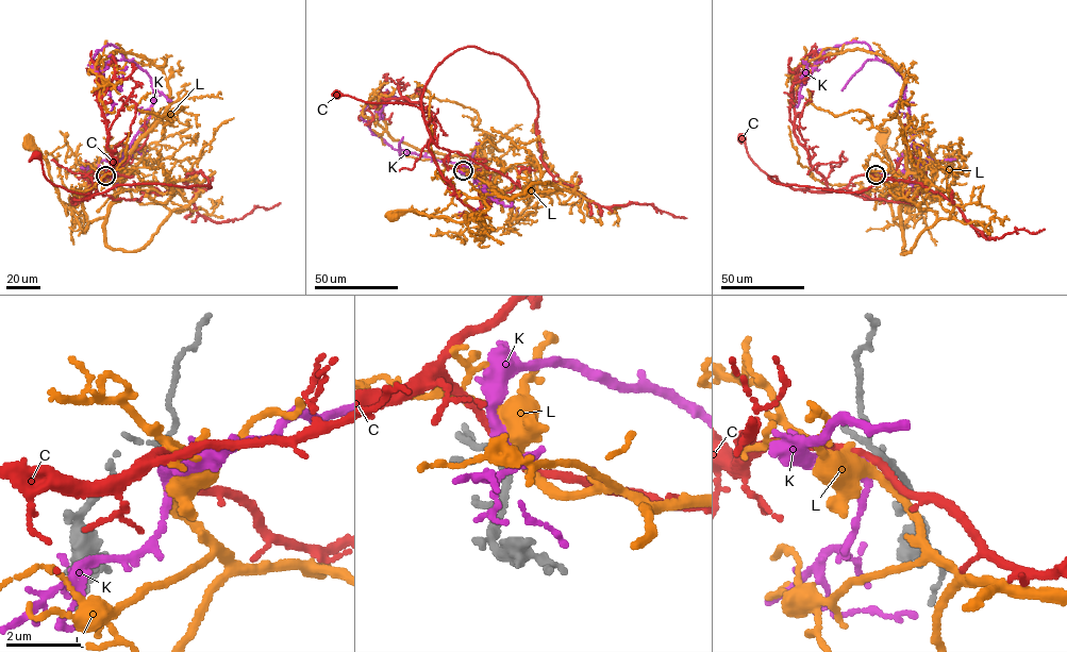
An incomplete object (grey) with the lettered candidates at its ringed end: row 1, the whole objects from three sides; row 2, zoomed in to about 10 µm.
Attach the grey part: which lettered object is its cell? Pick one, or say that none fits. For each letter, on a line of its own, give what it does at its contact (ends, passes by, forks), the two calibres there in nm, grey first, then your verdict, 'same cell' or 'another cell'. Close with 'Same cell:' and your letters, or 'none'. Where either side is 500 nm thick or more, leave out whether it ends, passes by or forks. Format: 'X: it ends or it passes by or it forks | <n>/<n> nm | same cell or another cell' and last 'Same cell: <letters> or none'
C: it passes by | 140/190 nm | another cell
K: it passes by | 140/320 nm | same cell
L: it passes by | 140/360 nm | another cell
Same cell: K

